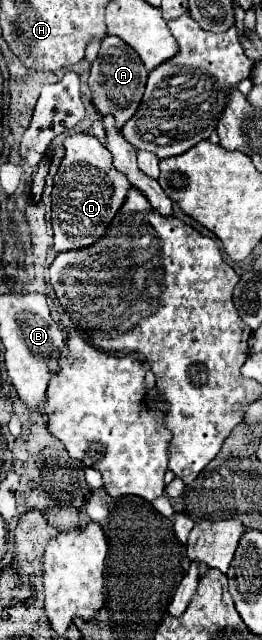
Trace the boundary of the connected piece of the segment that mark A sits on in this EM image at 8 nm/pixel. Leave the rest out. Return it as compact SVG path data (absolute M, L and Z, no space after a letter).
M106 35L102 39L102 47L100 53L96 57L96 61L92 63L92 71L90 71L90 79L88 79L88 87L92 91L92 103L98 107L98 111L104 113L112 113L116 117L116 125L124 125L128 121L128 117L132 117L132 113L136 113L142 95L144 95L144 85L148 79L148 71L144 67L144 63L140 61L138 53L126 45L120 37L114 35Z

